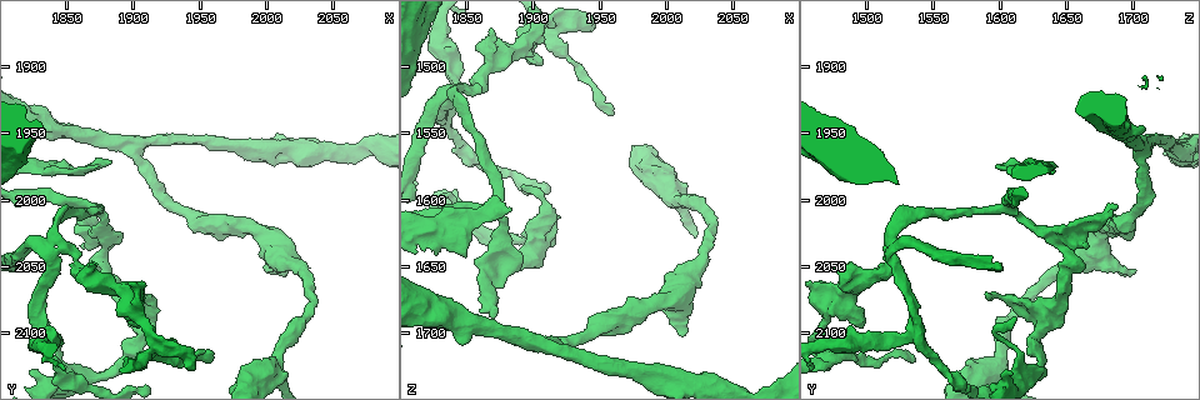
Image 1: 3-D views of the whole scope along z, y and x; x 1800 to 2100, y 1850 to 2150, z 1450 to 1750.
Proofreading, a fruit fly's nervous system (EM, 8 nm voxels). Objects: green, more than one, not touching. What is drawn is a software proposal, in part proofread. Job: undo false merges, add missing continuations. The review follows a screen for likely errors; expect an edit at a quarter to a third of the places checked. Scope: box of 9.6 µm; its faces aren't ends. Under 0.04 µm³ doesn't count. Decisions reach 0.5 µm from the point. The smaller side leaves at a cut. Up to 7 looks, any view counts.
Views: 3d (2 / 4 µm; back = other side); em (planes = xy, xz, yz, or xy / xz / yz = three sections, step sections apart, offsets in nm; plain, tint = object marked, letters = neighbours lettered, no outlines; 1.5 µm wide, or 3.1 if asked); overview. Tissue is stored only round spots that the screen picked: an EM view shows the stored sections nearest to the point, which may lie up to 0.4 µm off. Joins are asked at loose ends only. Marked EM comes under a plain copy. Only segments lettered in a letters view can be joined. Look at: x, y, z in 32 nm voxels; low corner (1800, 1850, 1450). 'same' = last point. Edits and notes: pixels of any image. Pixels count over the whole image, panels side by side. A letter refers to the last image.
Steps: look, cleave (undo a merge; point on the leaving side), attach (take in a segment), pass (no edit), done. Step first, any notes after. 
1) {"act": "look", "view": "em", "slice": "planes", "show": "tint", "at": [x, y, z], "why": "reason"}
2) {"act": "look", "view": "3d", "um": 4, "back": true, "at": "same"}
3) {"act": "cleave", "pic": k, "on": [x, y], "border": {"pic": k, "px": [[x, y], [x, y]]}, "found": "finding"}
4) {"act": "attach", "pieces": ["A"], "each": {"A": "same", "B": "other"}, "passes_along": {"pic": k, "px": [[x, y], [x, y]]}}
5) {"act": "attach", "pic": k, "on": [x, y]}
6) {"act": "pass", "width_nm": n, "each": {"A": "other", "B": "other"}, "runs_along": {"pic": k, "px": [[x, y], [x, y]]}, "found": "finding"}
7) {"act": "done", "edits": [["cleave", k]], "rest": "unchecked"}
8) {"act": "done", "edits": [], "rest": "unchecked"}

{"act": "look", "view": "em", "slice": "planes", "show": "letters", "at": [1916, 2088, 1614]}

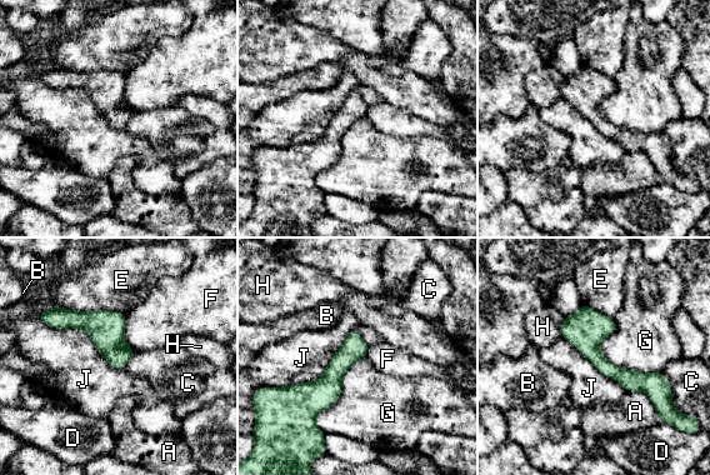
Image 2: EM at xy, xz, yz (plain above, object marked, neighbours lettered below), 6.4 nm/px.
{"act": "pass", "each": {"A": "other", "B": "other", "C": "other", "D": "other", "E": "other", "F": "other", "G": "other", "H": "other", "J": "other"}, "border": {"pic": 2, "px": [[358, 328], [318, 379], [284, 386]]}, "found": "none of them fits"}

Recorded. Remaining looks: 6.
{"act": "look", "view": "3d", "um": 4, "back": true, "at": [1900, 1960, 1708]}

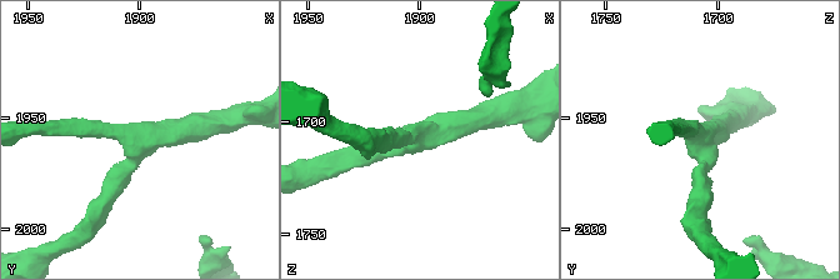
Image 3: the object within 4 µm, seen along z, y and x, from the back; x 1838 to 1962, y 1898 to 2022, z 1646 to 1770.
{"act": "look", "view": "em", "slice": "planes", "show": "letters", "at": [1901, 1960, 1707], "arms": 3, "arm_widths_nm": [280, 280, 360]}

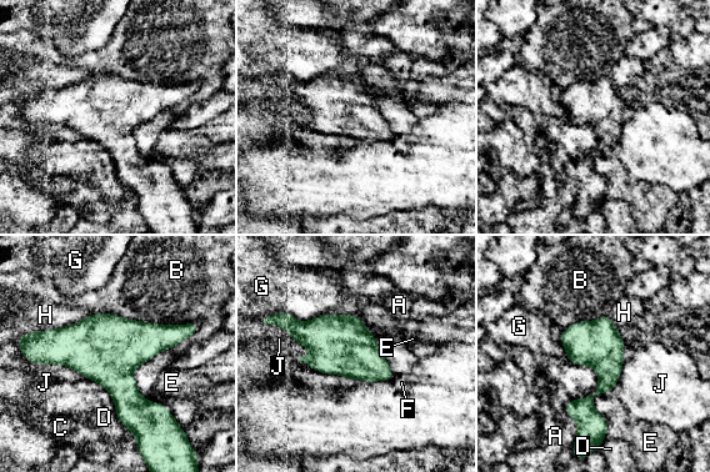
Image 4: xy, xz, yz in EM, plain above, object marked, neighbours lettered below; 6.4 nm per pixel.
{"act": "pass", "width_nm": 200, "each": {"A": "other", "B": "other", "C": "other", "D": "other", "E": "other", "F": "other", "G": "other", "H": "other", "J": "other"}, "border": {"pic": 4, "px": [[278, 312], [303, 321], [341, 315]]}, "found": "one neuron here"}

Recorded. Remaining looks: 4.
{"act": "look", "view": "3d", "um": 2, "at": [1906, 2090, 1496], "why": "an open end"}

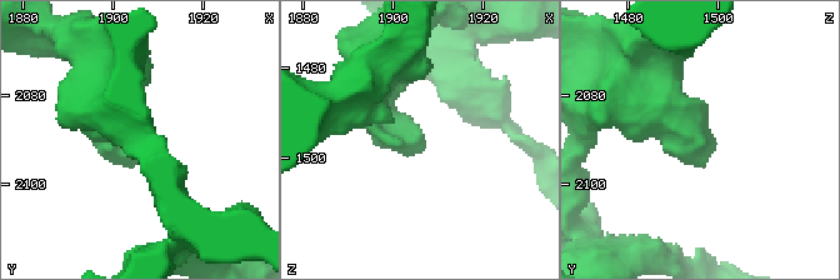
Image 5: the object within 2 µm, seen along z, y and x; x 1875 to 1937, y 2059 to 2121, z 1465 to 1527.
{"act": "look", "view": "em", "slice": "yz", "step": 8, "show": "tint", "at": [1907, 2091, 1498]}

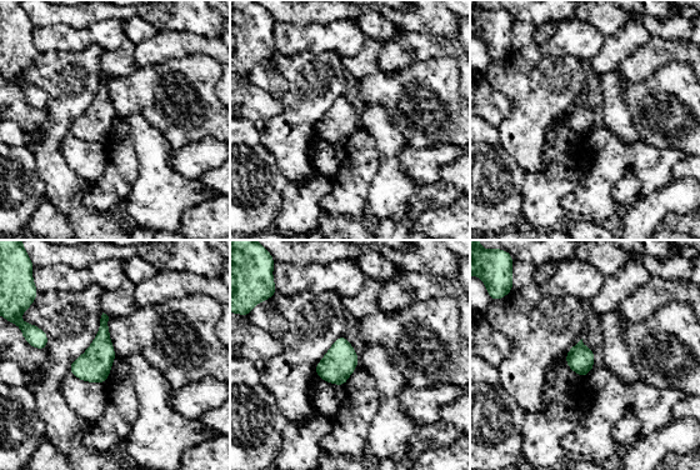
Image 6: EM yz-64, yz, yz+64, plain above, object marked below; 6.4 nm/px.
{"act": "look", "view": "em", "slice": "planes", "show": "letters", "at": "same", "why": "another direction"}

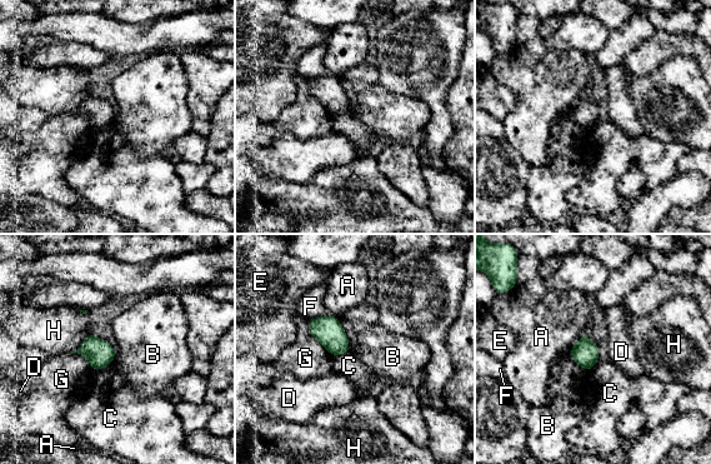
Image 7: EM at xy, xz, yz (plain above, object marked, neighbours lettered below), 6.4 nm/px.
{"act": "pass", "each": {"A": "other", "B": "other", "C": "other", "D": "other", "E": "other", "F": "other", "G": "other", "H": "other"}, "found": "none of them fits"}

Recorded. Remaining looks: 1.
{"act": "done", "edits": [], "rest": "unchecked"}

